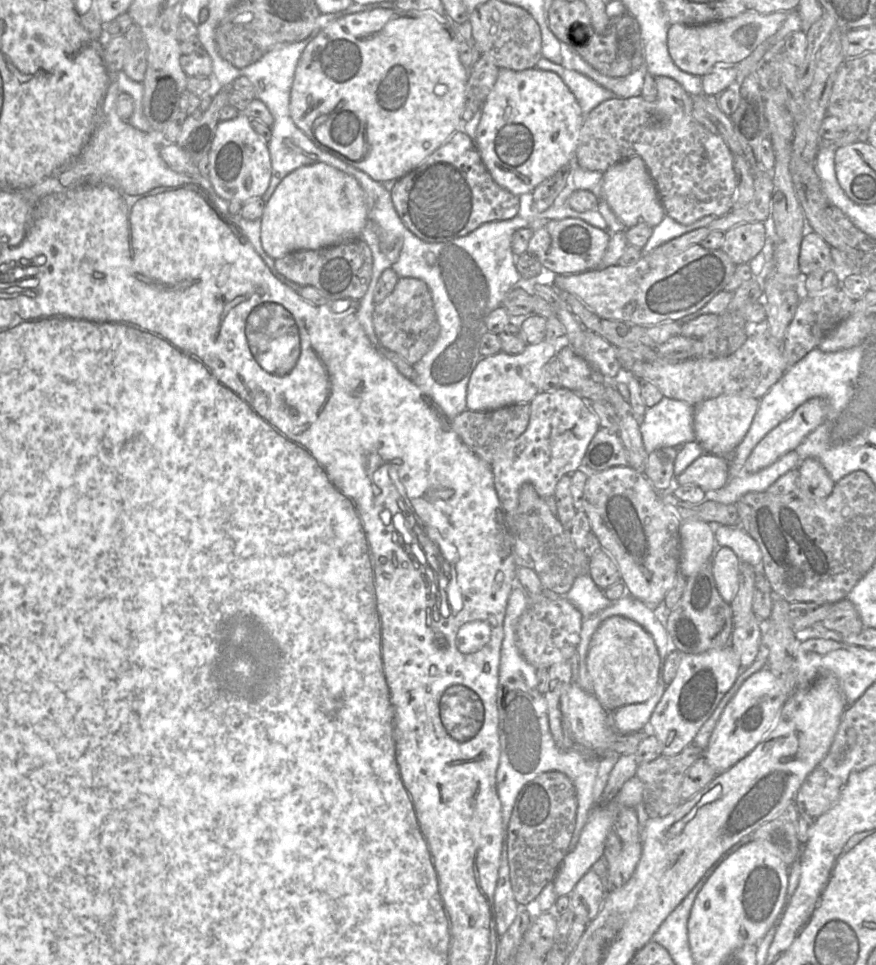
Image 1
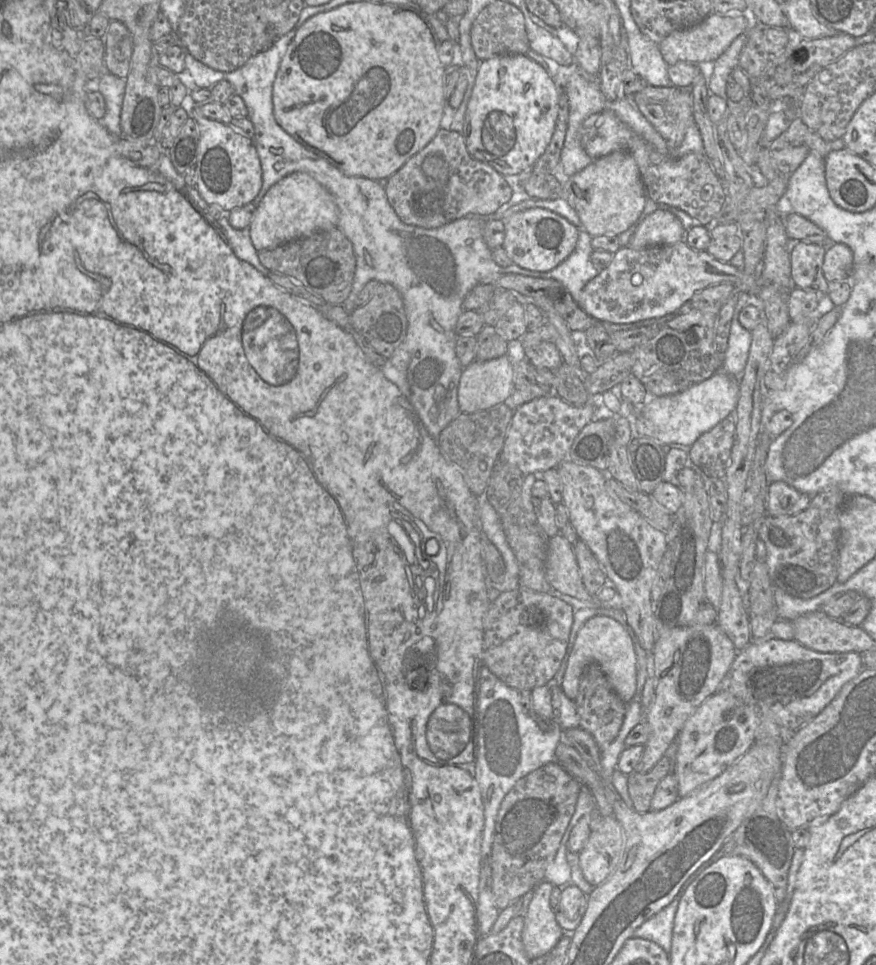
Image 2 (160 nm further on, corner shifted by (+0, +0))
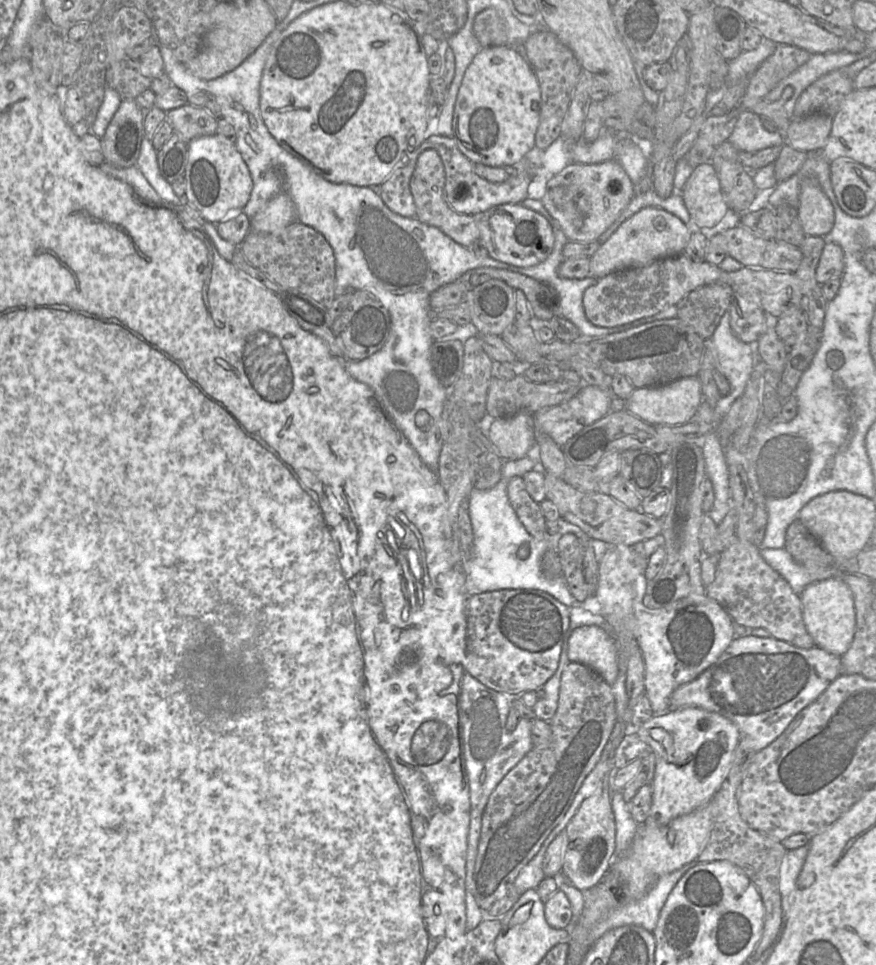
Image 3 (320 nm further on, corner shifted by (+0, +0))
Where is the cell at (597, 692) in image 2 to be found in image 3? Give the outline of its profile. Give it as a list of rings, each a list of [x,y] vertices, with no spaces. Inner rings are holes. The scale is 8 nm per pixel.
[[[569,662],[568,665],[564,668],[561,675],[559,698],[556,712],[554,716],[548,721],[552,734],[547,747],[538,748],[534,746],[518,762],[518,764],[514,766],[499,782],[499,784],[490,794],[488,802],[485,806],[482,815],[482,826],[480,839],[478,843],[478,852],[474,864],[473,891],[471,892],[477,905],[481,909],[487,911],[497,900],[501,899],[506,894],[508,888],[513,885],[514,880],[516,879],[520,871],[529,863],[530,860],[532,860],[536,856],[548,835],[564,817],[565,813],[569,809],[576,793],[580,789],[587,775],[594,769],[594,767],[599,762],[603,750],[609,741],[610,735],[614,729],[617,720],[618,717],[616,712],[616,703],[612,693],[611,686],[590,667],[581,663]]]

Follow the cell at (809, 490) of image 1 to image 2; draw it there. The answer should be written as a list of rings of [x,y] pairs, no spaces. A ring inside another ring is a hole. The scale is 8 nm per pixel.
[[[783,481],[771,482],[767,493],[767,515],[795,515],[805,510],[811,499],[811,495],[799,492]]]

